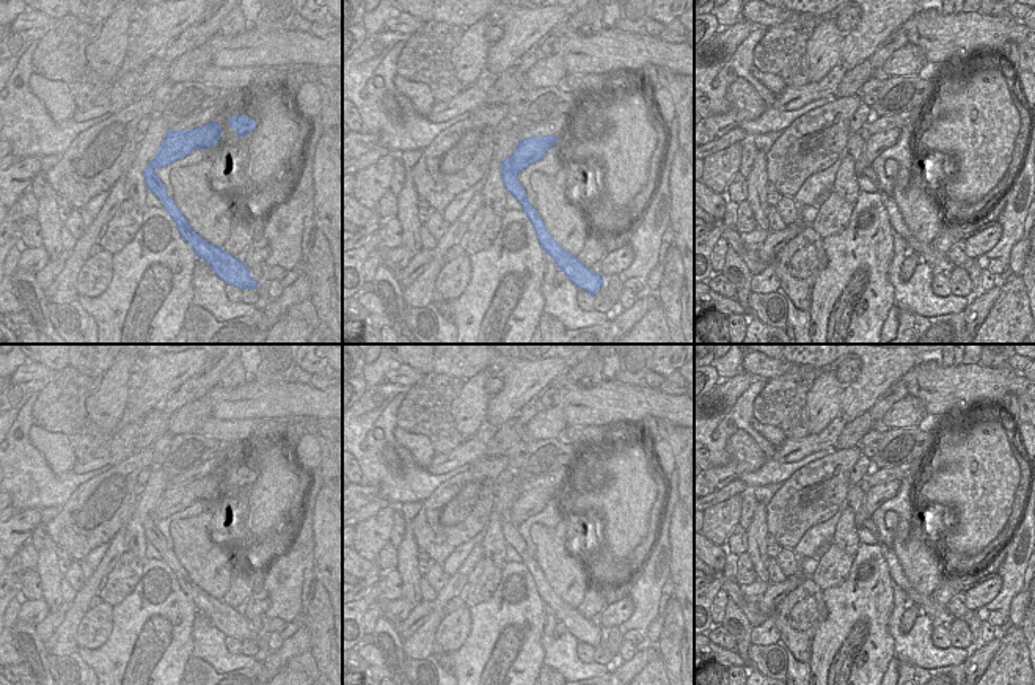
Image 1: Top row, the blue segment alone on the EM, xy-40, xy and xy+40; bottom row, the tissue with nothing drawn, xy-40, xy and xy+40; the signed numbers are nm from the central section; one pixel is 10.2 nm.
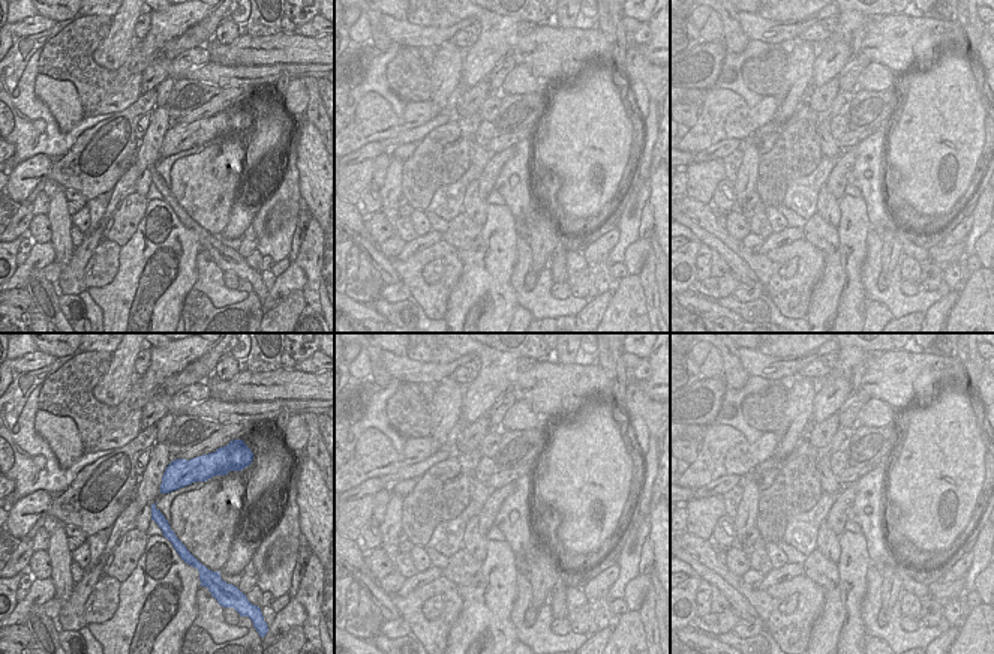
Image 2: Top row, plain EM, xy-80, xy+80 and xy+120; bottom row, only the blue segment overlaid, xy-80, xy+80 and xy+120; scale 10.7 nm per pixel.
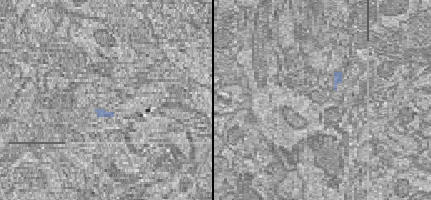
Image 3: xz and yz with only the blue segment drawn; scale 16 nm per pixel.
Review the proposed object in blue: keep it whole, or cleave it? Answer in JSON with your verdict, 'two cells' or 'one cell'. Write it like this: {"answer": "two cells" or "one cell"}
{"answer": "two cells"}

